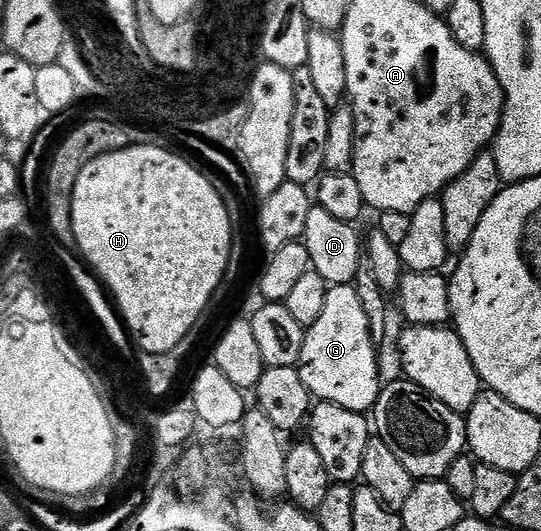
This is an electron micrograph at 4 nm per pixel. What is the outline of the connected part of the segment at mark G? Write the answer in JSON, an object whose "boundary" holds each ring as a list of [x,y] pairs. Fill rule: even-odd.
{"boundary":[[[354,284],[330,286],[321,315],[317,315],[317,323],[306,326],[303,335],[297,366],[301,383],[305,383],[312,398],[366,414],[374,410],[381,388],[375,353],[377,347],[371,342],[369,319],[365,307],[361,307],[361,298],[357,296]]]}

